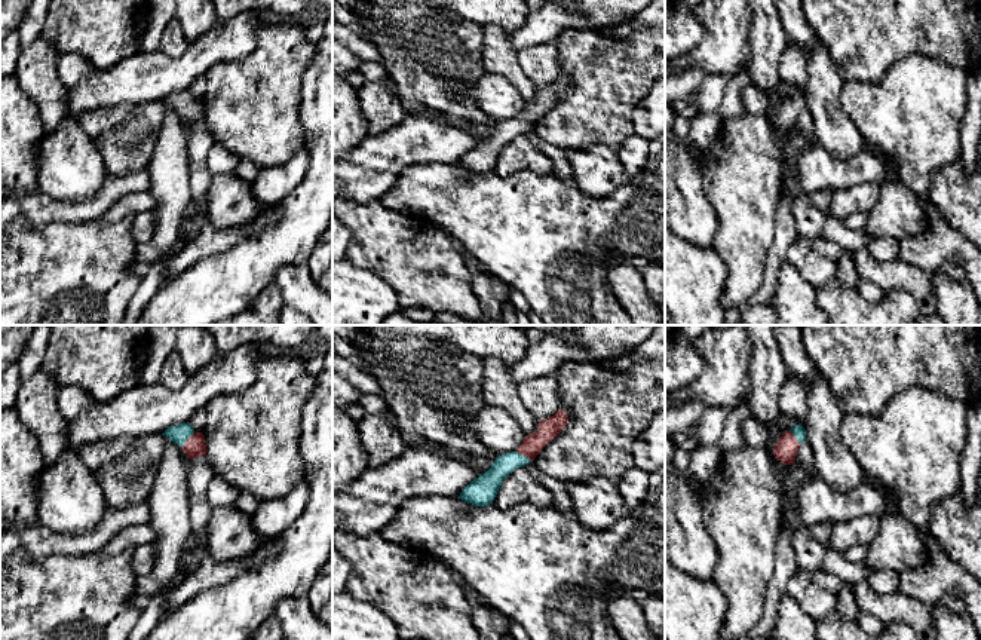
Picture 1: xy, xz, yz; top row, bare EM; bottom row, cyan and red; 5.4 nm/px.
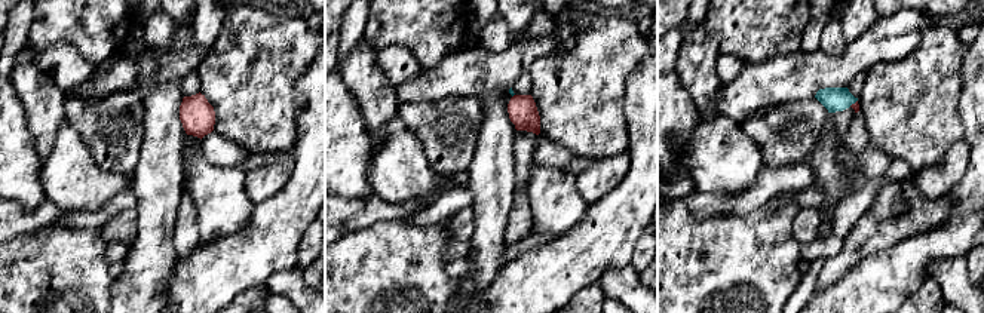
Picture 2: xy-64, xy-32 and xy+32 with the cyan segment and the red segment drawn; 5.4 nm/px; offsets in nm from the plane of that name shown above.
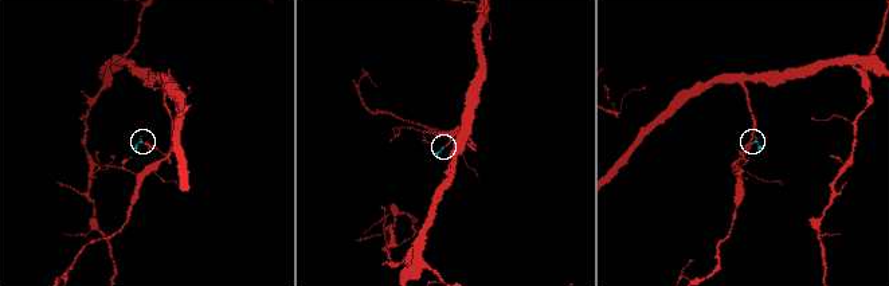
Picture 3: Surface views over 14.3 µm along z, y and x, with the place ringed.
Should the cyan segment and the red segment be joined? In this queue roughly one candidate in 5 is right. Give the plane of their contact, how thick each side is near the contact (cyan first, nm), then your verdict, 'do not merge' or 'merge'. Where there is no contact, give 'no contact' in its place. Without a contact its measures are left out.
xy | 100/110 nm | merge

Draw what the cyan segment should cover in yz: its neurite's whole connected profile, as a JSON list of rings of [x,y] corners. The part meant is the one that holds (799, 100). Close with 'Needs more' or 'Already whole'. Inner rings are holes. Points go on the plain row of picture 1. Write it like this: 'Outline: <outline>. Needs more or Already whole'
Outline: [[[801,92],[785,98],[773,114],[773,123],[785,132],[795,128],[800,111],[806,107],[806,98]]]. Needs more

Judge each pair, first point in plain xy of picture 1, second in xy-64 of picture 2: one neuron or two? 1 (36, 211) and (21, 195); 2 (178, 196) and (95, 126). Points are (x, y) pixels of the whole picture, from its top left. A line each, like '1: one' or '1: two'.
1: two
2: two

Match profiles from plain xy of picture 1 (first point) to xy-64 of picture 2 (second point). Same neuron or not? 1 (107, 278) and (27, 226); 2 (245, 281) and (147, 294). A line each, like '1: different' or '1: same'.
1: different
2: different

